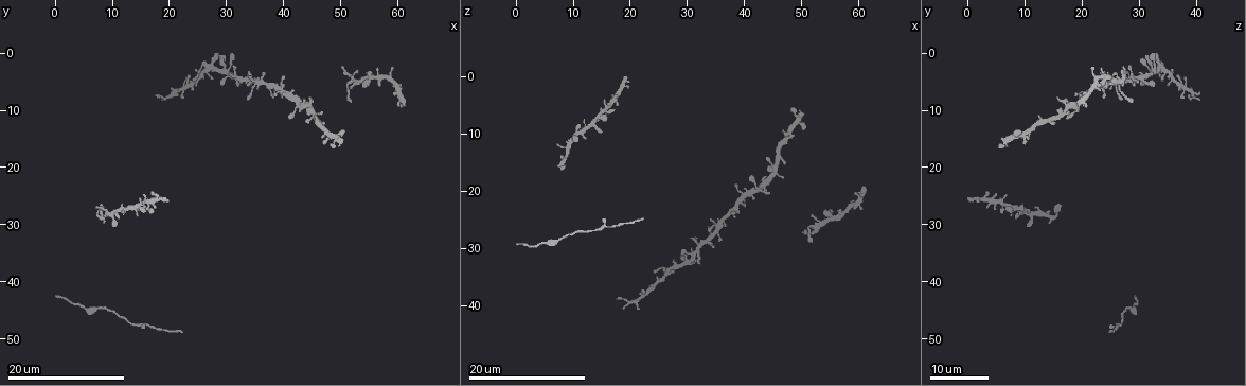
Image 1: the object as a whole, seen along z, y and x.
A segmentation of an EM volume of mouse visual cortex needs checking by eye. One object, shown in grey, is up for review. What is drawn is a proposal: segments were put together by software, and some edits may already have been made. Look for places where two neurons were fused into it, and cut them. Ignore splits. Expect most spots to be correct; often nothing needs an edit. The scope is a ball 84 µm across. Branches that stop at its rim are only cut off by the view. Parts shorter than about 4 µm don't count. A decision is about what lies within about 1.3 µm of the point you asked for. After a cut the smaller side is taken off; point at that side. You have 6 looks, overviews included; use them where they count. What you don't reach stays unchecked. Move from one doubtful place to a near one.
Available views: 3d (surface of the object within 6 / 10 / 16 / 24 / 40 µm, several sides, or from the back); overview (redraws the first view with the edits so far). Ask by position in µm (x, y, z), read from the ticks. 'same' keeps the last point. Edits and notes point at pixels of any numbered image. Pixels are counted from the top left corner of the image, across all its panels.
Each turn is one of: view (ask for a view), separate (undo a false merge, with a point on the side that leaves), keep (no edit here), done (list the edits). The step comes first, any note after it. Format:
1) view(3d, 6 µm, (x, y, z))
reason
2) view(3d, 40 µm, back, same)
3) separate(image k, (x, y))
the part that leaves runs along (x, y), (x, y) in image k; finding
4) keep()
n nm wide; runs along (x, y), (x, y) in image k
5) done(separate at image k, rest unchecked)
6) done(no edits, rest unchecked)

view(3d, 16 µm, (20.0, 7.5, 40.0))
three arms meet

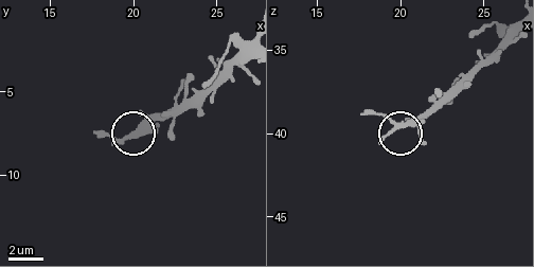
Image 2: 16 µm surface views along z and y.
view(3d, 10 µm, (19.7, 7.6, 39.4))

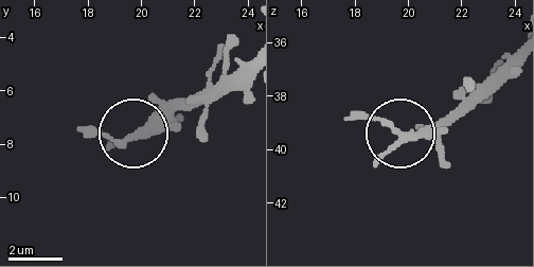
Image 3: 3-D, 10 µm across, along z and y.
keep()
240 nm wide; runs along (513, 56), (459, 106), (399, 134) in image 3; one neuron here

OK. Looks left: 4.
view(3d, 16 µm, (26.5, 2.5, 34.0))
four or more arms meet

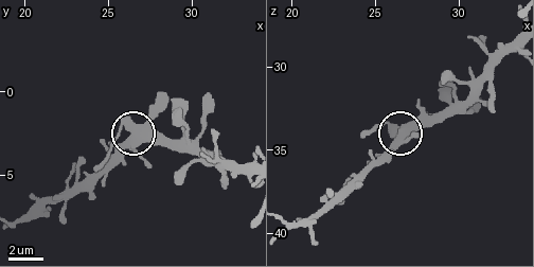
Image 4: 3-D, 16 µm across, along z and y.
view(3d, 10 µm, (26.5, 2.6, 34.3))

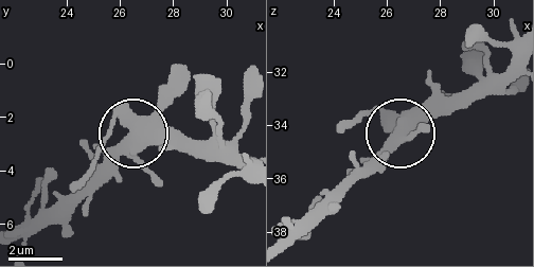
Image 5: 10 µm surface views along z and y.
keep()
4 arms; continuous, no second neuron

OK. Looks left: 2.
view(3d, 24 µm, (8.5, 28.5, 14.5))
thin arm on a thick one

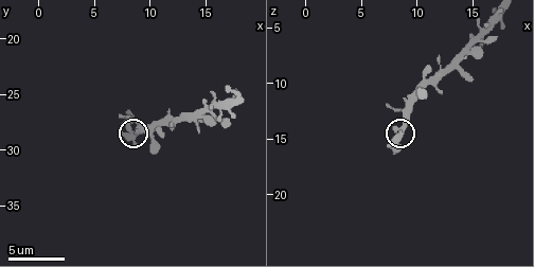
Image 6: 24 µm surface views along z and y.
view(3d, 10 µm, (8.4, 28.6, 14.6))

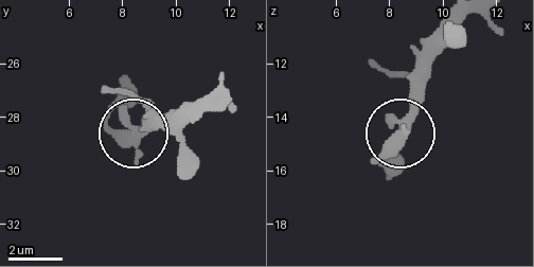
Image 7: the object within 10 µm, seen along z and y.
keep()
360 nm wide; all the same neuron

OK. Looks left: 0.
done(no edits, rest unchecked)

